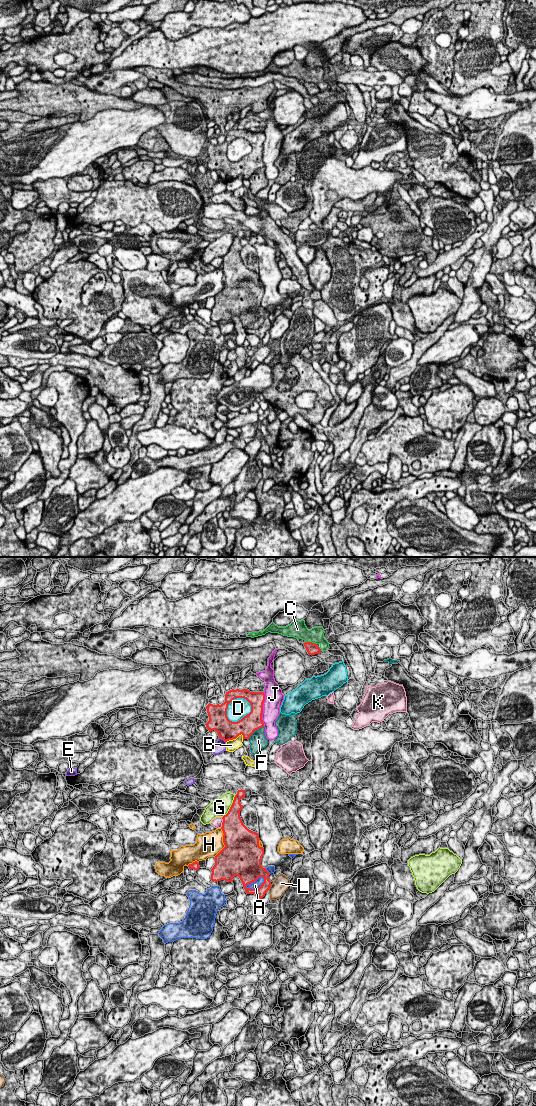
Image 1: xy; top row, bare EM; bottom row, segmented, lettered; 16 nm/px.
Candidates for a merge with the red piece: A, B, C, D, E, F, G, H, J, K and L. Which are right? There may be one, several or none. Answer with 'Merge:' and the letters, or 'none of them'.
Merge: none of them

